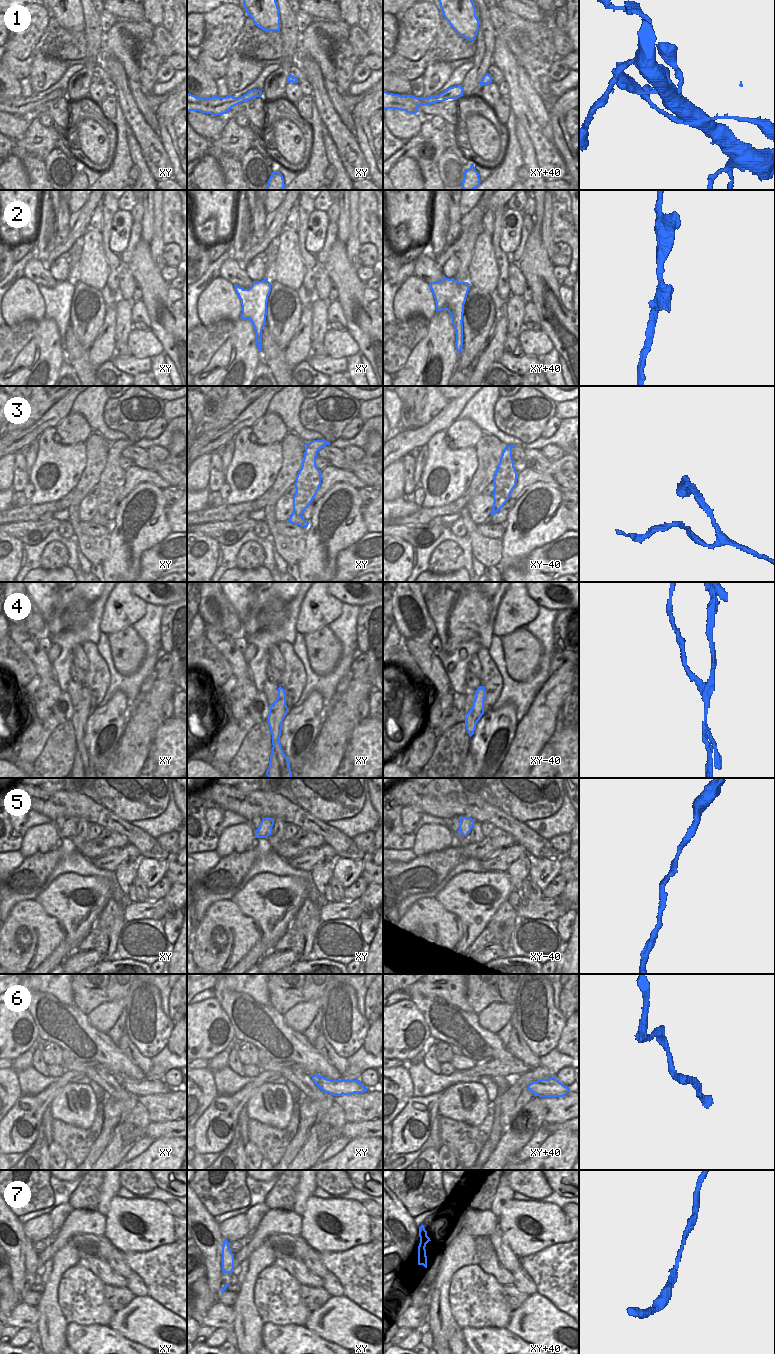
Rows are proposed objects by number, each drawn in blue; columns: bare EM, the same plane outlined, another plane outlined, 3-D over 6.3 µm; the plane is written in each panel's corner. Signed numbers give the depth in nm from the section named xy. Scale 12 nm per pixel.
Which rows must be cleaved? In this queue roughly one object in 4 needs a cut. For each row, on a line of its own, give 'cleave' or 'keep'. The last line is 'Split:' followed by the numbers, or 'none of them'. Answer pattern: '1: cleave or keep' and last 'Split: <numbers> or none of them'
1: keep
2: cleave
3: keep
4: cleave
5: keep
6: keep
7: keep
Split: 2, 4

